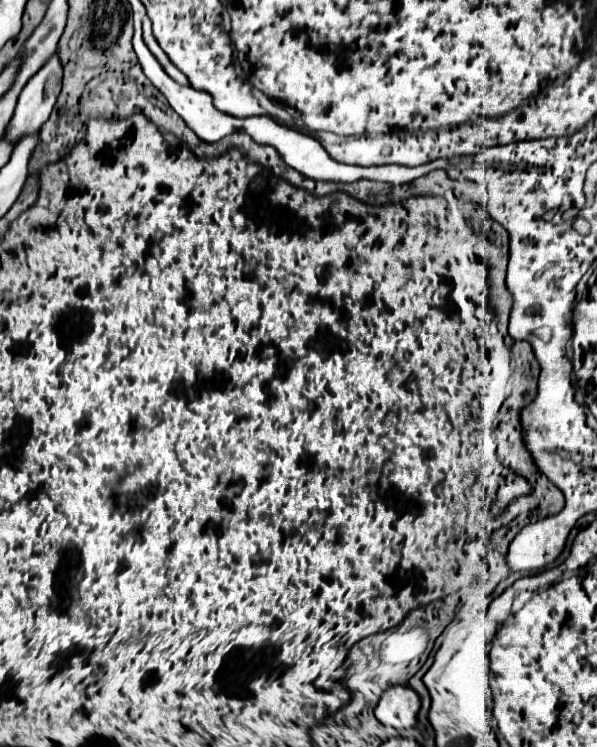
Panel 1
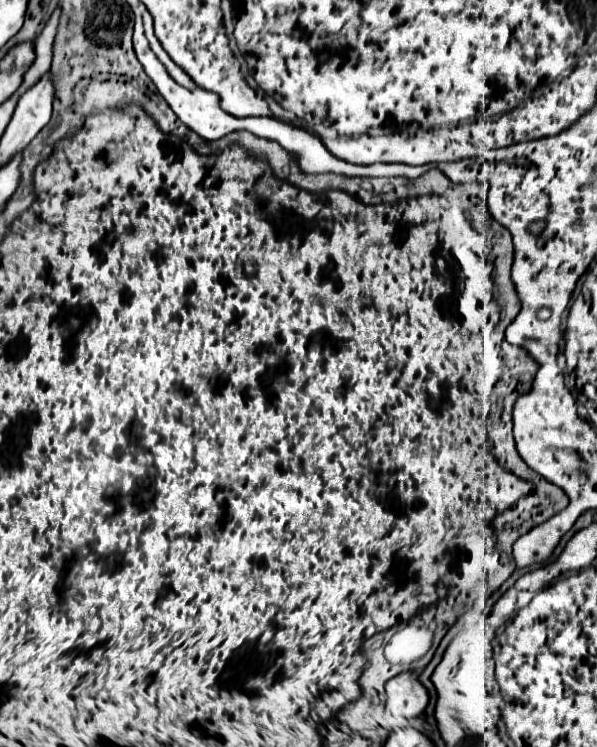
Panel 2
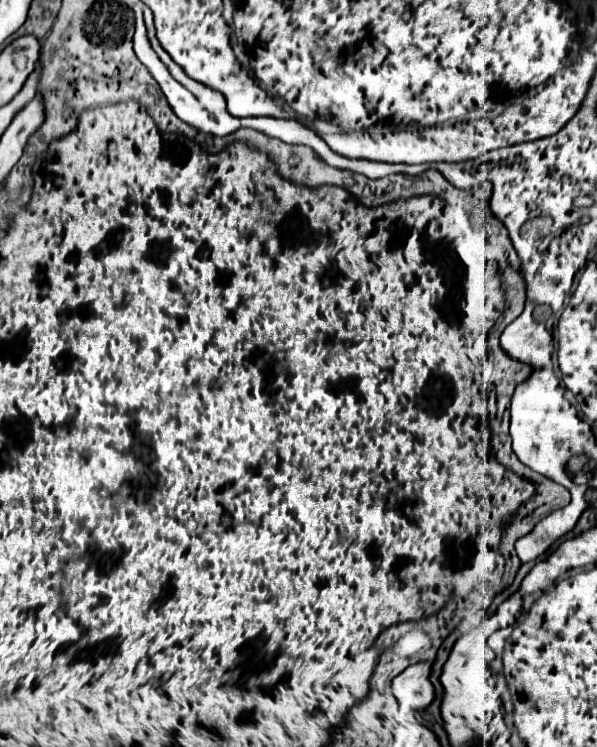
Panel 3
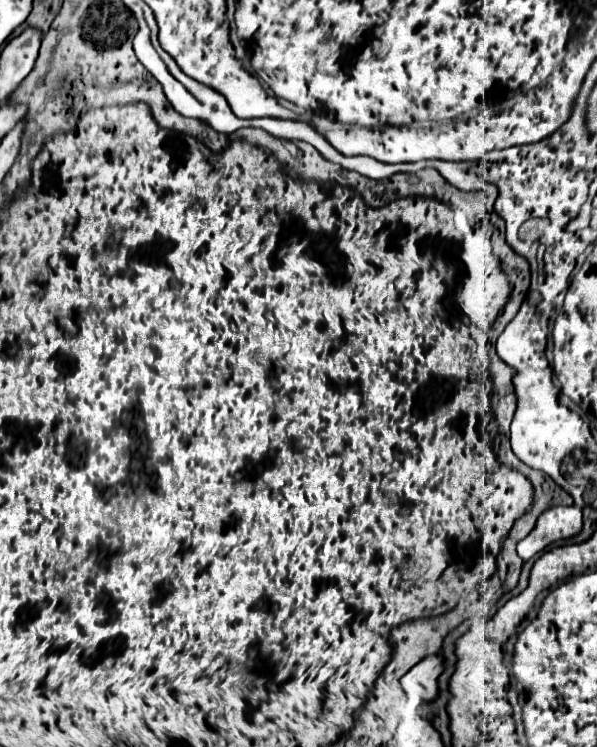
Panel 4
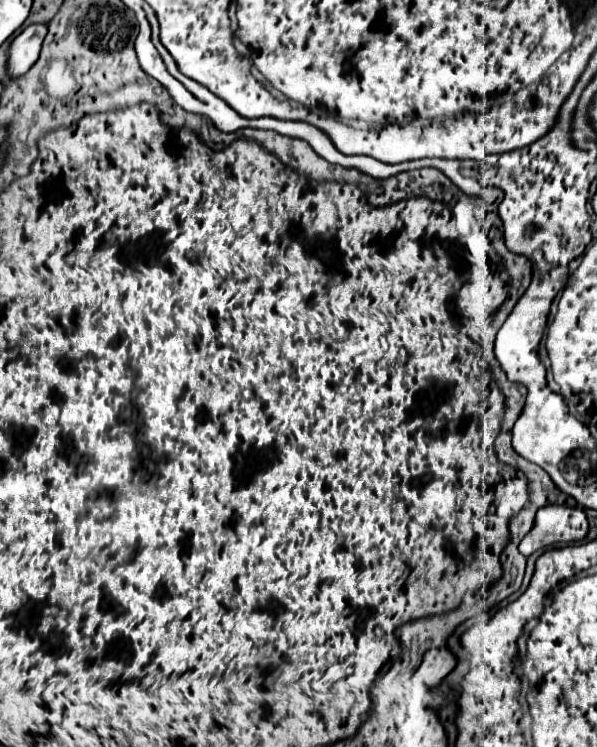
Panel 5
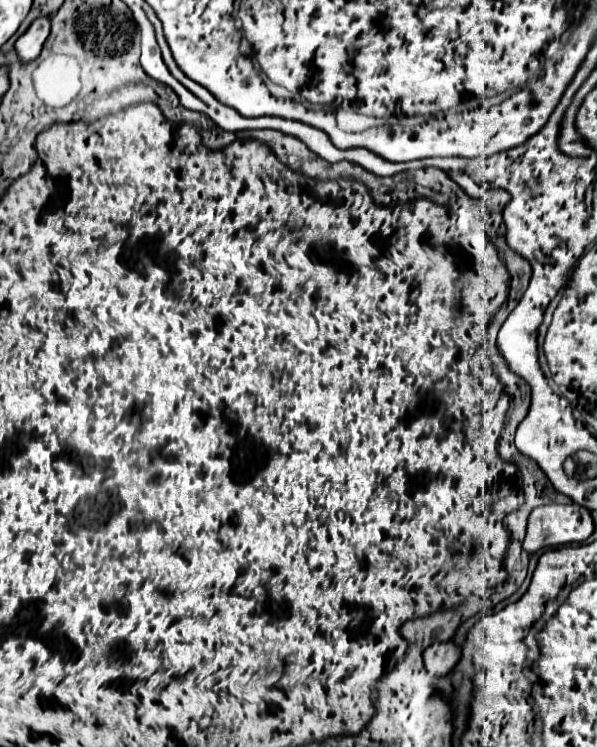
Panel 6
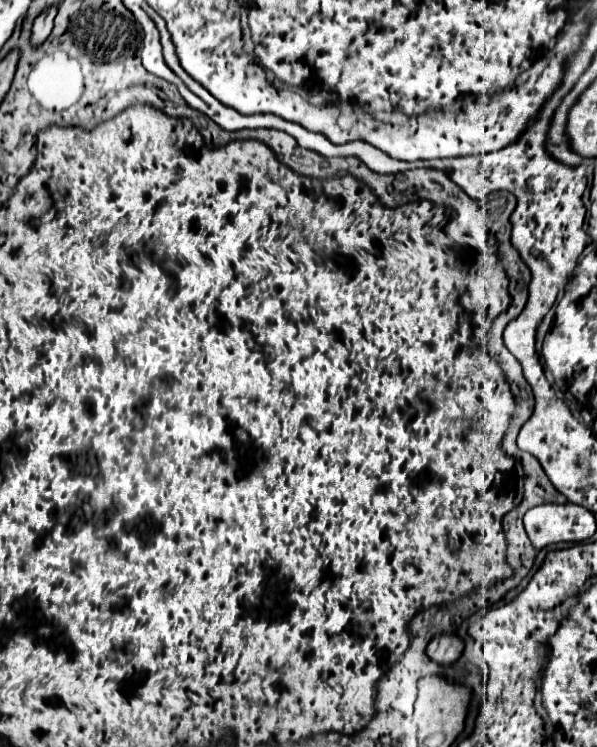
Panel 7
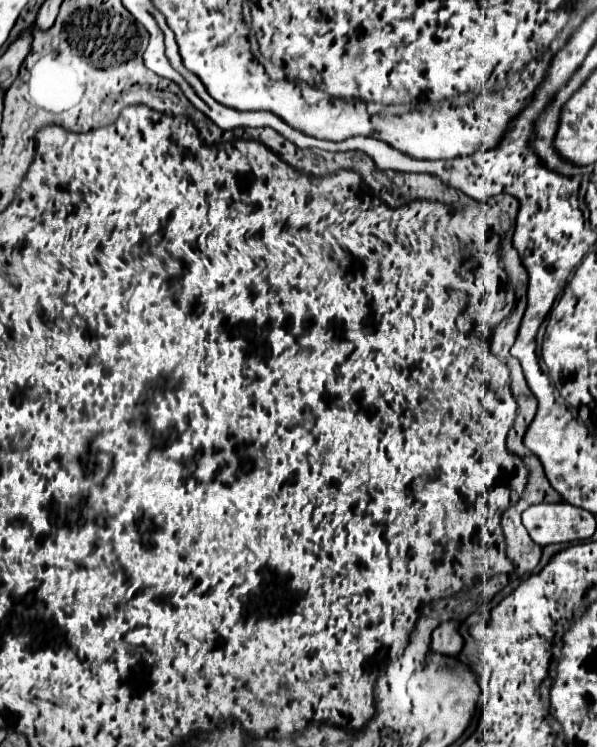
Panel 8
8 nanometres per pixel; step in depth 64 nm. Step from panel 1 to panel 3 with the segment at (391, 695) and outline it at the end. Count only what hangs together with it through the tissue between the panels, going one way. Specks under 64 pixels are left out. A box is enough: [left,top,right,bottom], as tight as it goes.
[392,662,434,712]

